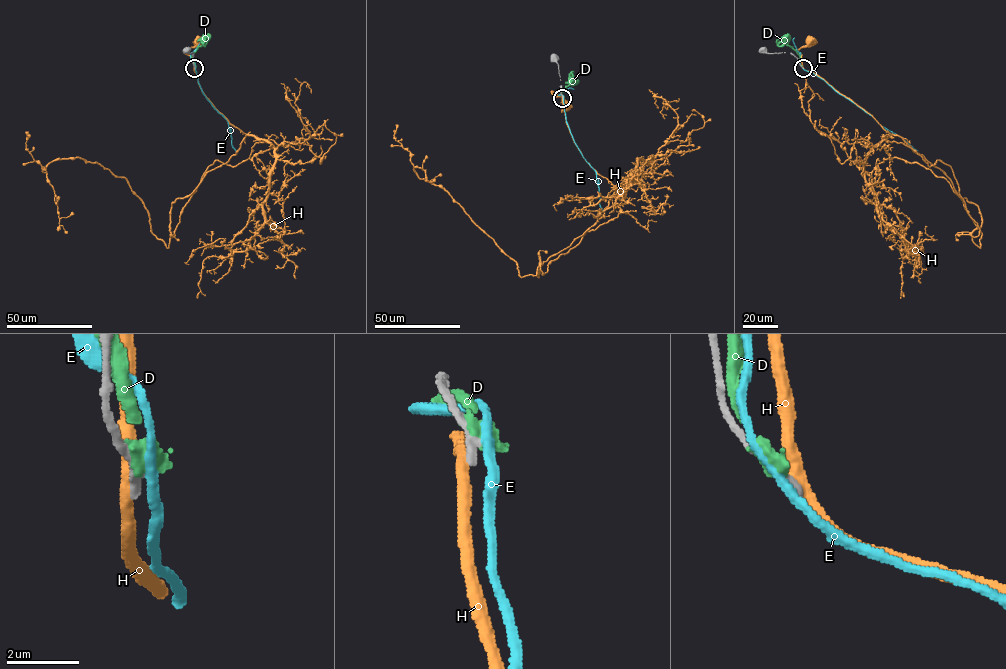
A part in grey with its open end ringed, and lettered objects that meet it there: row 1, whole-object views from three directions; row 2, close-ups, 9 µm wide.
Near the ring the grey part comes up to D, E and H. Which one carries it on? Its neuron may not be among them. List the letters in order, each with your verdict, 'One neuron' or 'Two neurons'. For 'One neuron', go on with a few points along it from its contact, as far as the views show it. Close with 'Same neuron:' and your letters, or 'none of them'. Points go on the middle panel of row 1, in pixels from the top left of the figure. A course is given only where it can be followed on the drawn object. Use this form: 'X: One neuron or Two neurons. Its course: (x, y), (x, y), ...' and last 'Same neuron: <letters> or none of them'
D: Two neurons
E: Two neurons
H: Two neurons
Same neuron: none of them

